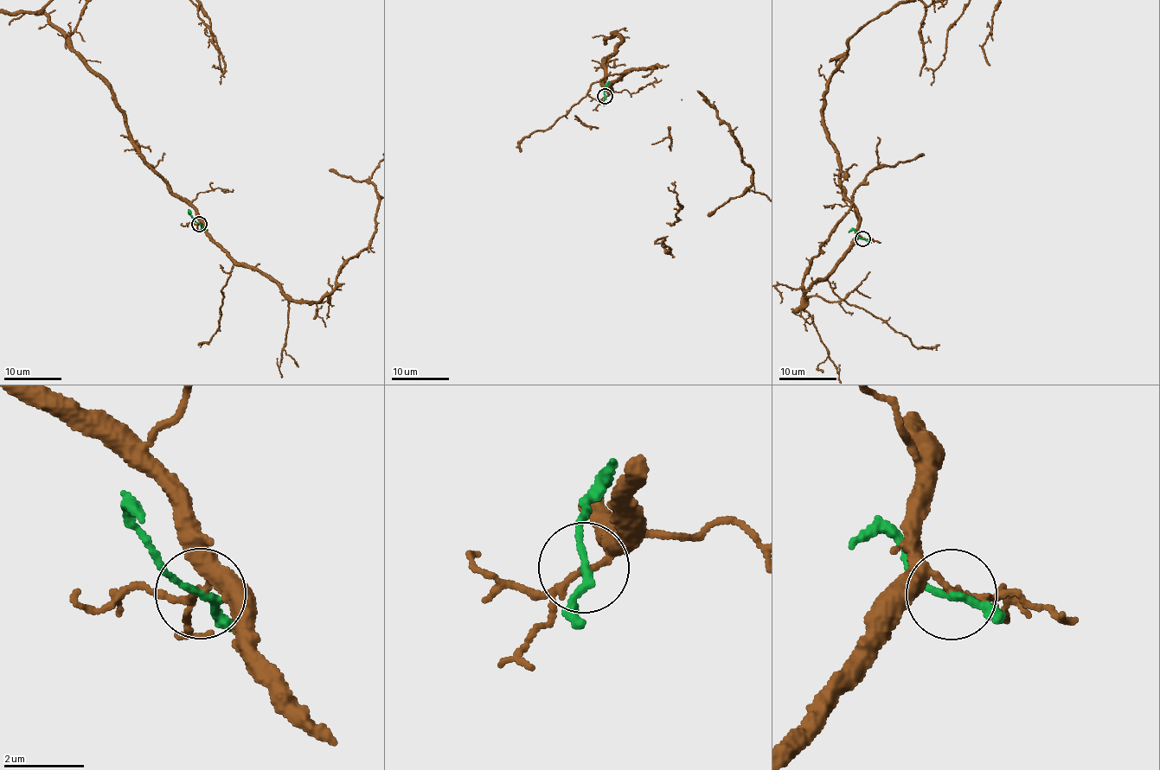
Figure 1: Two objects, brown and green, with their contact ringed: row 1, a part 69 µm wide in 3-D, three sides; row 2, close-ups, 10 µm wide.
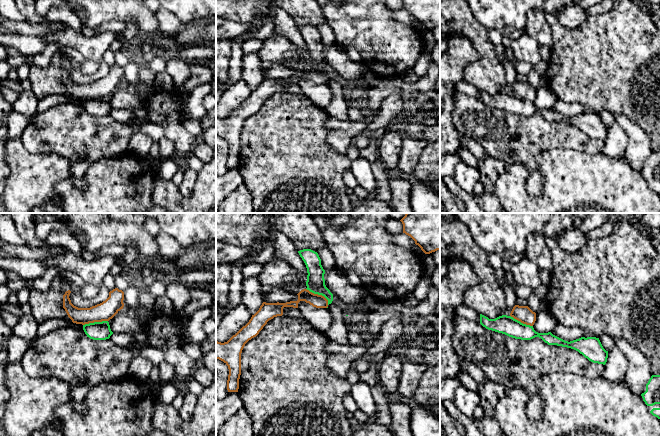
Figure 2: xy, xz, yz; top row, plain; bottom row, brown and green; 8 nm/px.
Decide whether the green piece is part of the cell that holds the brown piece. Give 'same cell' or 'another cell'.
another cell

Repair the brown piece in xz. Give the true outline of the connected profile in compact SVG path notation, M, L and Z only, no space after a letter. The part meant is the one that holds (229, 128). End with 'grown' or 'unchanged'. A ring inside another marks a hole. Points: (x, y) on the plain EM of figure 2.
M307 65L301 66L297 71L297 77L286 79L263 78L259 86L252 91L249 98L227 118L221 119L216 117L216 135L223 137L229 145L228 168L238 168L241 151L241 129L245 120L256 113L269 96L282 92L284 83L298 84L300 77L305 77L316 84L328 83L328 76L324 72L314 70Z | unchanged

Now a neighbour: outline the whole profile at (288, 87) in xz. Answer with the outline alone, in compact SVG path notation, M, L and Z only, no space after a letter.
M284 83L283 84L283 91L297 93L297 94L302 93L299 85L293 84L293 83Z

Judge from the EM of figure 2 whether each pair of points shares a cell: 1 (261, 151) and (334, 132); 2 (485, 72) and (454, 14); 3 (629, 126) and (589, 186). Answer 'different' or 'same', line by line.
1: different
2: same
3: different

